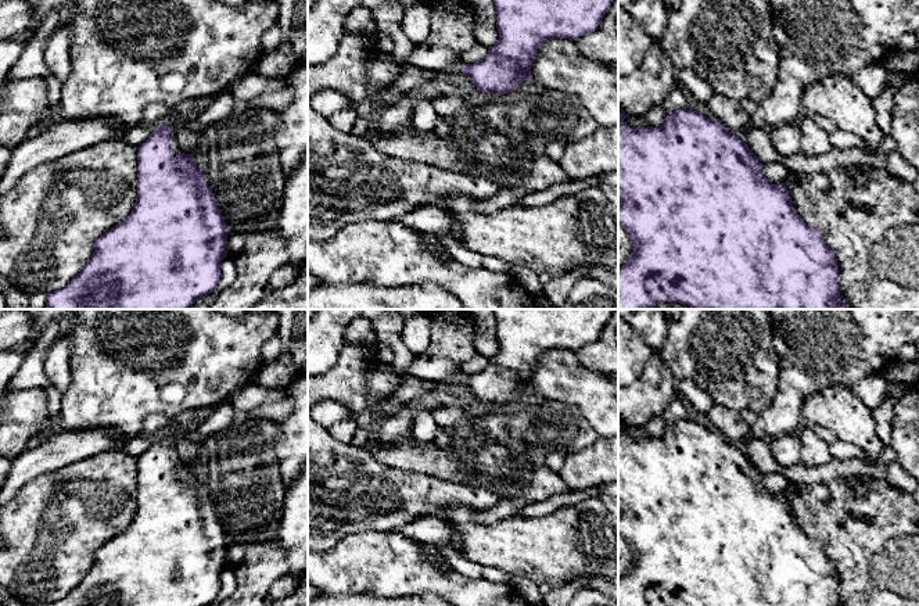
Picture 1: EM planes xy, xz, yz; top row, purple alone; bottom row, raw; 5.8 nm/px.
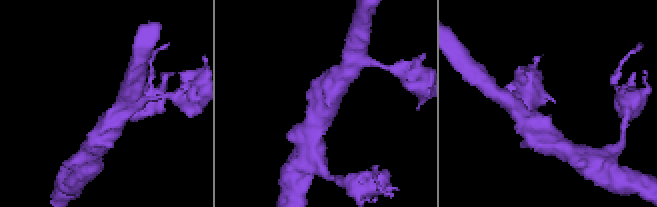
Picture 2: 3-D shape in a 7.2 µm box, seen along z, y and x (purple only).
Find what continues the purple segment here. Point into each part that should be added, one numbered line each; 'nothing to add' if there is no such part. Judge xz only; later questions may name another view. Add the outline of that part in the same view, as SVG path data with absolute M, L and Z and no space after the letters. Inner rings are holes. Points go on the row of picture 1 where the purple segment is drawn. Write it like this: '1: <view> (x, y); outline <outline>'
nothing to add

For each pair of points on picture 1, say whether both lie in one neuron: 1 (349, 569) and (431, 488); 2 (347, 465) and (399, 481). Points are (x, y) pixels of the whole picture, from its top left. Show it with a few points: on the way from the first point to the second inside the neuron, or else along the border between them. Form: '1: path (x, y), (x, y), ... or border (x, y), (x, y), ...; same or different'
1: border (356, 531), (397, 533); different
2: path (359, 477), (363, 481), (387, 481); same

